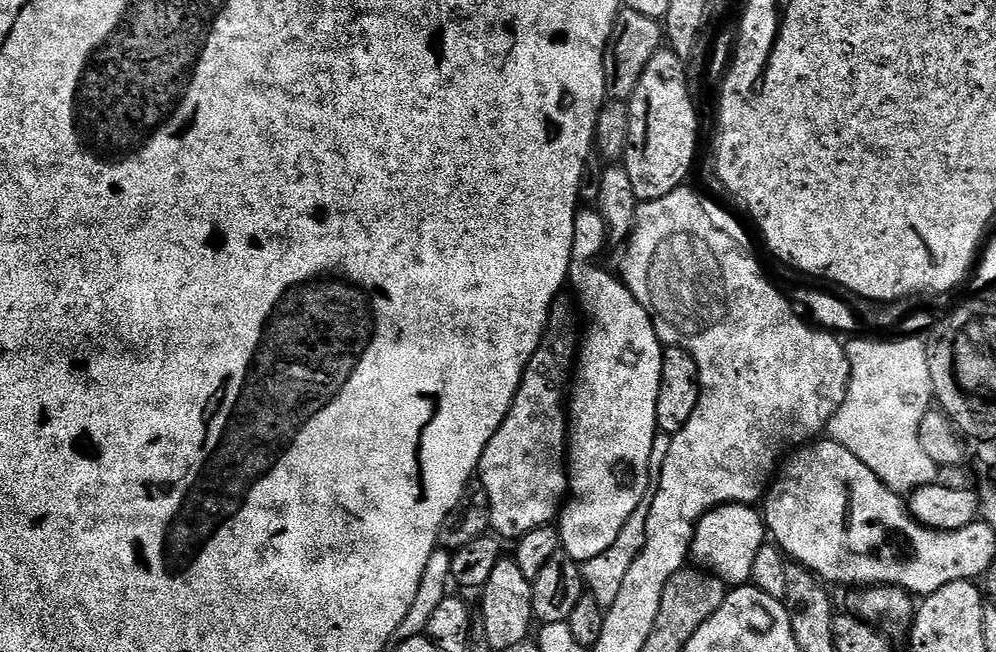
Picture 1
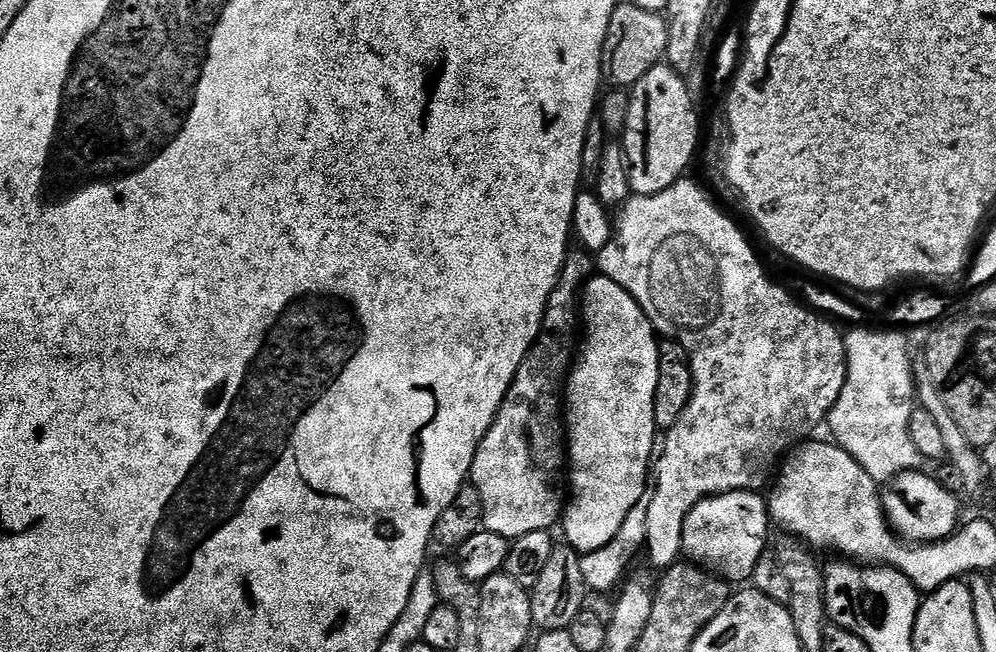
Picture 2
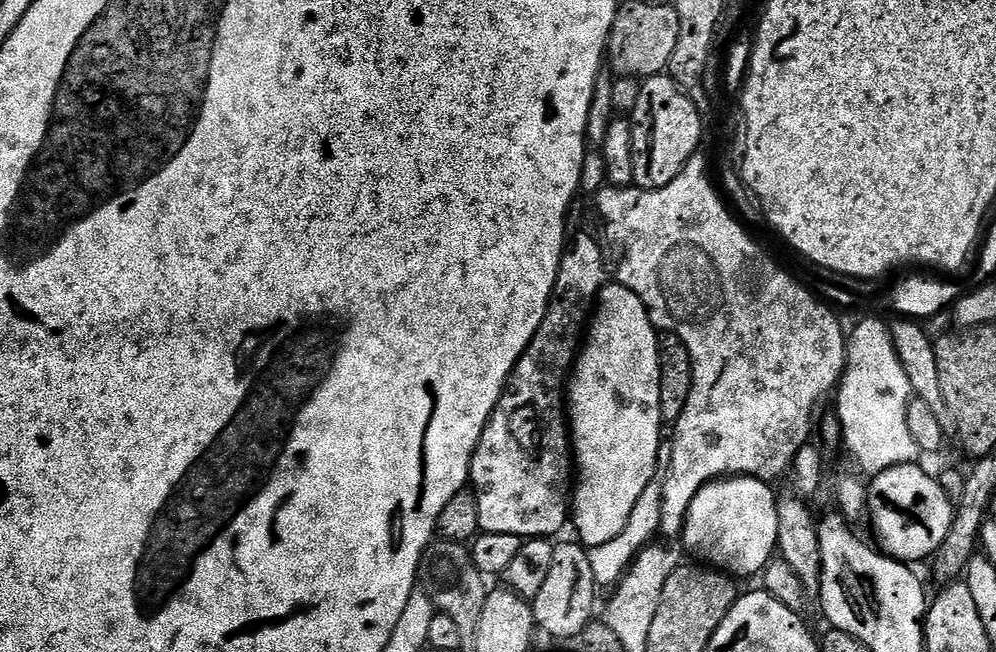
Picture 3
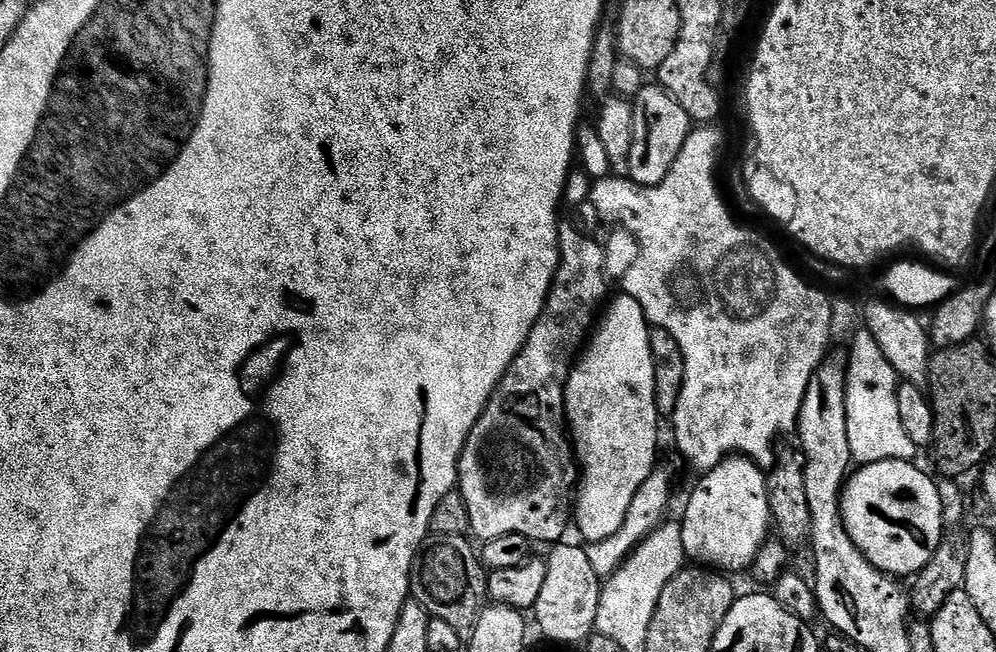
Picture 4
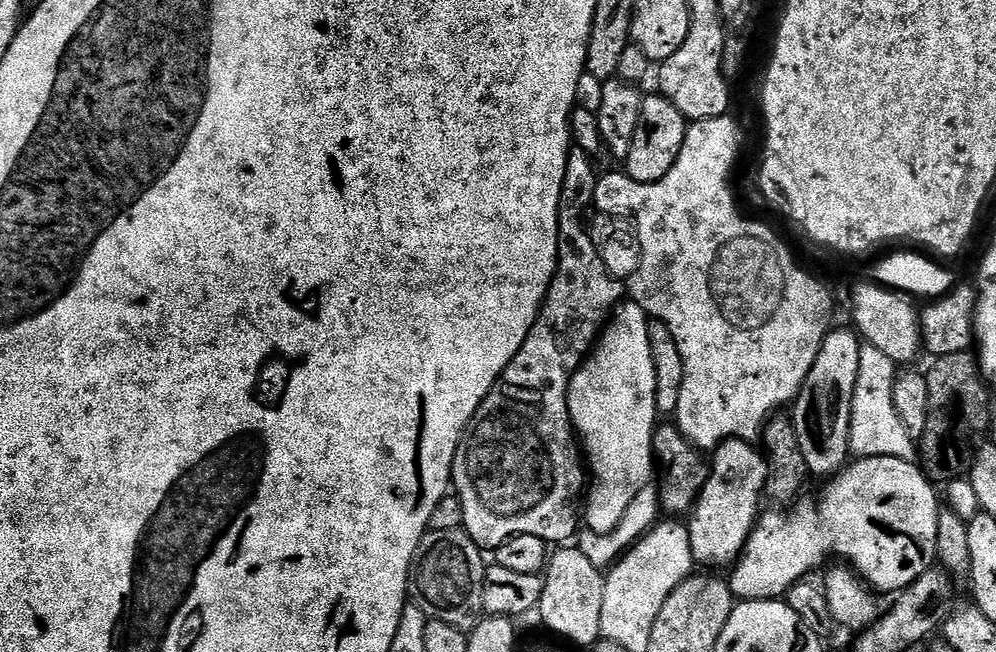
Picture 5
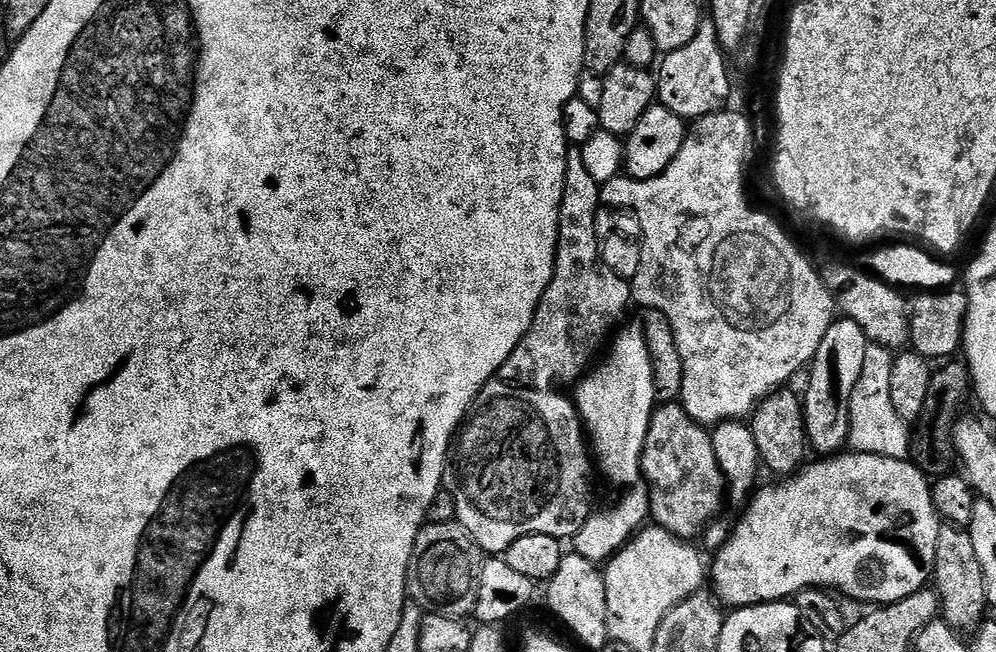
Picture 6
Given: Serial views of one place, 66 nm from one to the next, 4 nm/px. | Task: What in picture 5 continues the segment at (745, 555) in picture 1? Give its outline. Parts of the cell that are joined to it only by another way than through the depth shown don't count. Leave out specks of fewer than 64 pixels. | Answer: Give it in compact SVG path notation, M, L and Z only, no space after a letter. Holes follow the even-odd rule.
M726 439L713 449L707 482L700 491L692 519L687 523L691 550L697 565L729 567L739 559L759 519L764 500L768 461L751 441Z

